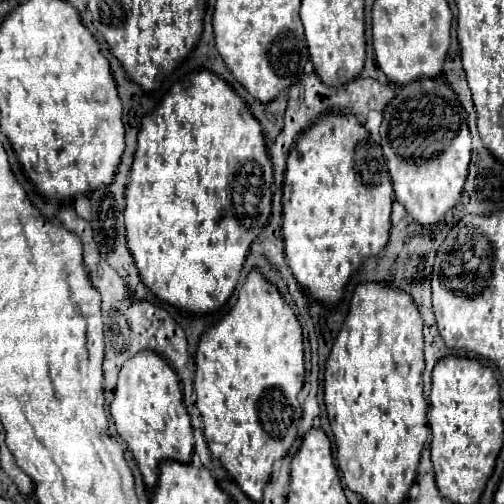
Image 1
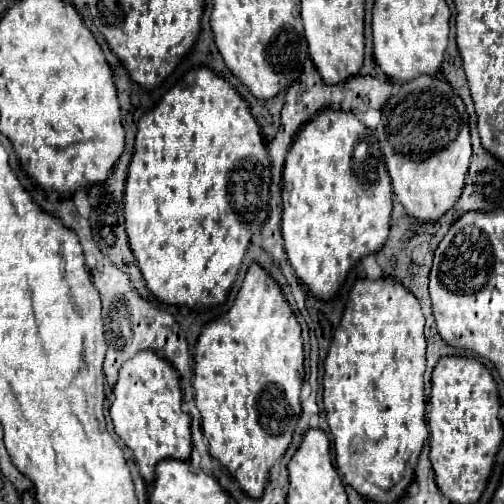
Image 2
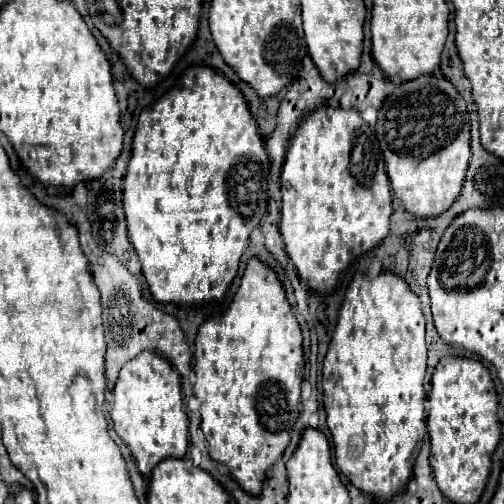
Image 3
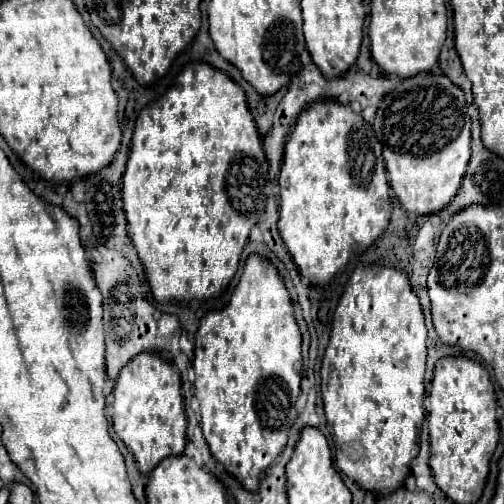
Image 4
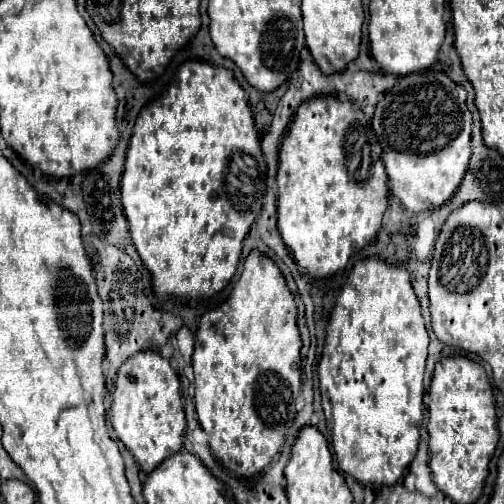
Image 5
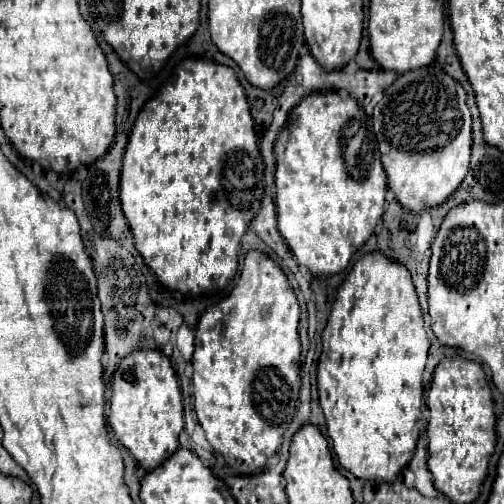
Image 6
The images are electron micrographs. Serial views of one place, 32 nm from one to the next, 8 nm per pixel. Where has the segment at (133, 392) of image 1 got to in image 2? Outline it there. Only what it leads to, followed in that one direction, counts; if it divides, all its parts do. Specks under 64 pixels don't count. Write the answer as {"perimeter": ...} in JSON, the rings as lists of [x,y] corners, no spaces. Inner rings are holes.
{"perimeter":[[[138,352],[130,362],[120,368],[120,378],[114,386],[114,402],[110,406],[110,416],[116,434],[132,450],[140,474],[148,484],[154,482],[154,468],[160,460],[190,460],[190,416],[182,410],[180,376],[172,368],[172,364],[168,364],[156,352]]]}

